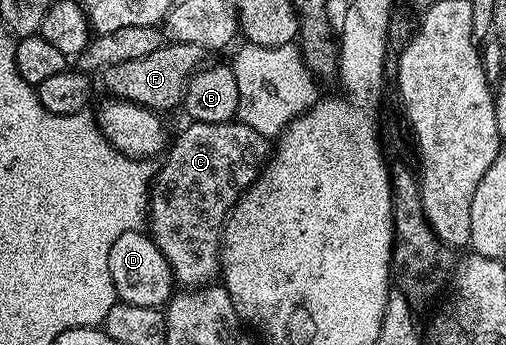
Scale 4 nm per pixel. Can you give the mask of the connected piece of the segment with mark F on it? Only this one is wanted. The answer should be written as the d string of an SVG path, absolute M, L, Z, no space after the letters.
M170 42L141 59L123 61L109 66L102 72L101 78L110 96L131 101L161 113L176 104L178 106L184 100L185 87L189 84L189 78L200 68L204 62L203 58L205 58L205 52L199 45Z

